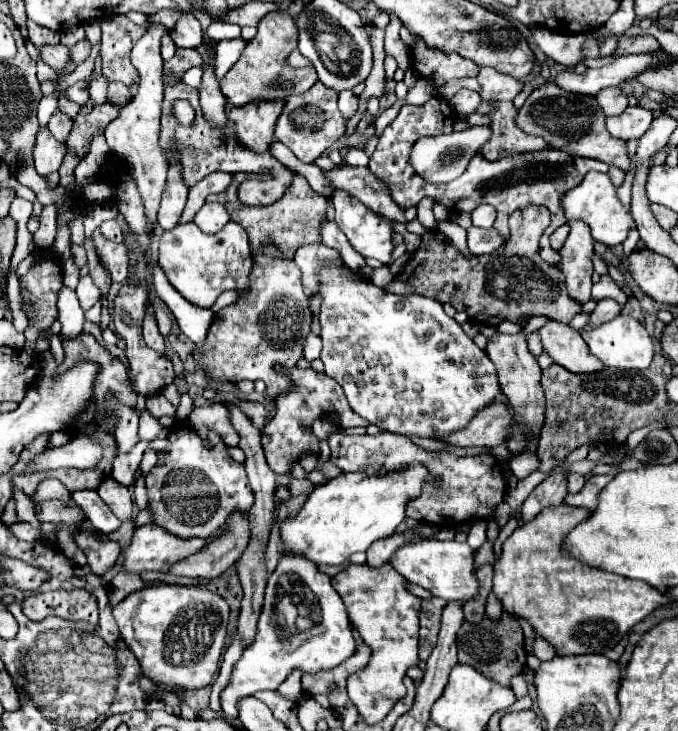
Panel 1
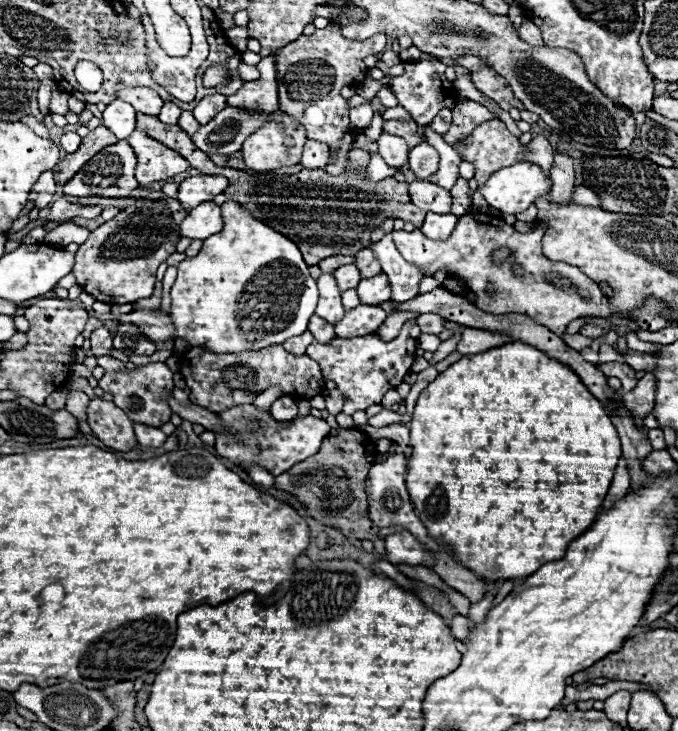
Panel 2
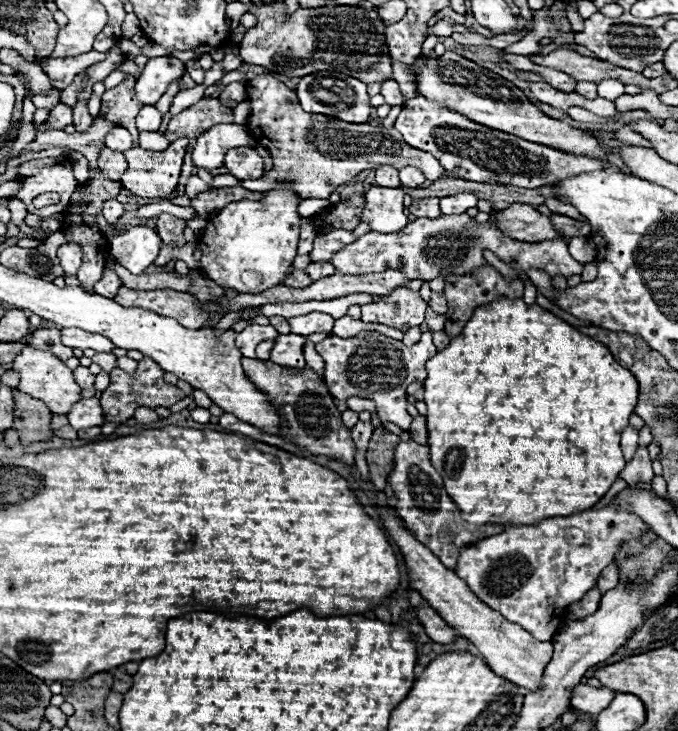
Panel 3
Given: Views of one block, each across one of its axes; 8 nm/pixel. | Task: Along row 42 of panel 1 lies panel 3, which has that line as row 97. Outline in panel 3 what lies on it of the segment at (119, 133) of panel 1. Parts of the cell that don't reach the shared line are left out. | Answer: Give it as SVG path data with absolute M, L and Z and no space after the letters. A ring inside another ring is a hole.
M174 56L150 58L142 76L136 80L136 98L142 104L156 104L170 82L184 74L184 64Z

